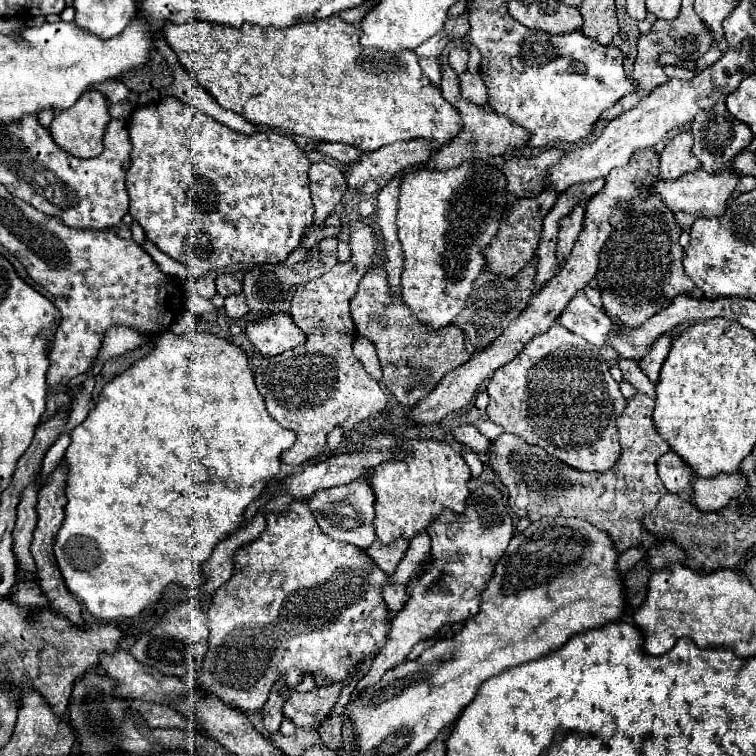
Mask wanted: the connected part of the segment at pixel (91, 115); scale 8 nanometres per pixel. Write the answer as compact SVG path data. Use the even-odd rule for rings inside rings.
M87 91L81 95L81 101L73 105L73 109L67 109L65 113L55 113L55 119L49 125L49 133L57 147L73 157L97 157L103 149L105 125L111 121L107 107L109 103L99 91Z

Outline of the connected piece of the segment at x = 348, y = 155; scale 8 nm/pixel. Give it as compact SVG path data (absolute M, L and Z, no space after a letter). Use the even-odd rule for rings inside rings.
M319 141L317 143L317 151L321 151L323 155L329 155L341 163L353 163L357 161L357 157L361 153L357 153L357 149L353 149L351 145L341 145L341 143L327 143L327 141Z

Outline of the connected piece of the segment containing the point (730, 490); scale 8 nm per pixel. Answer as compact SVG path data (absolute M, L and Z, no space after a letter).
M739 473L733 475L717 475L711 479L693 479L693 505L701 511L717 511L733 499L733 493L741 493L745 489L745 481L741 481Z

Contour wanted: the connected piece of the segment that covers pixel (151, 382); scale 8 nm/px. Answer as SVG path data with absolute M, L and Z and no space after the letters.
M171 331L161 333L161 335L157 337L157 341L153 343L153 351L151 351L145 359L139 359L139 361L137 361L131 369L127 369L123 375L115 377L115 379L109 383L109 387L105 387L105 389L101 391L99 401L97 401L97 405L91 409L89 417L87 417L79 427L75 427L73 433L71 433L71 445L69 445L69 449L65 451L65 457L69 457L69 485L67 485L67 489L65 489L65 495L67 495L65 521L63 521L63 529L59 531L57 541L55 541L57 565L59 565L59 569L61 569L61 575L63 575L63 579L65 579L67 589L69 589L75 597L79 597L79 599L85 603L85 607L91 611L91 615L95 615L97 619L127 619L127 617L137 617L145 607L149 607L149 605L161 601L165 587L171 585L171 583L177 583L177 585L183 585L183 587L199 587L199 585L207 579L207 575L203 573L201 565L211 557L211 551L213 551L213 547L215 547L219 541L223 541L225 537L229 537L231 533L235 533L235 531L245 523L245 507L247 507L253 499L257 499L257 497L265 491L265 487L269 485L269 481L279 473L279 465L281 465L281 459L279 459L279 457L281 457L281 453L283 453L285 449L289 449L293 443L295 443L295 433L293 433L291 429L281 427L281 425L267 413L265 403L263 403L263 397L259 395L259 391L257 391L257 387L255 387L255 381L253 381L253 373L251 373L251 369L249 369L249 365L247 365L247 355L245 355L237 345L233 345L233 343L229 343L229 341L225 341L225 339L219 339L219 337L211 335L211 333L187 333L187 335L173 335Z

